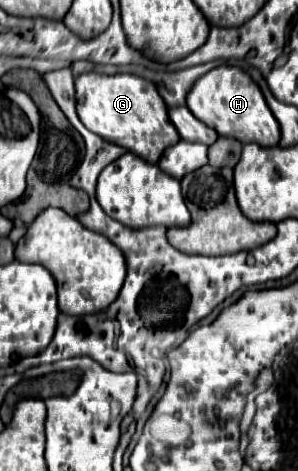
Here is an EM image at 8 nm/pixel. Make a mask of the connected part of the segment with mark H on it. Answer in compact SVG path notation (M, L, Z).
M216 67L208 75L200 77L190 89L186 105L196 119L212 127L218 135L234 137L240 143L258 143L260 147L274 147L280 141L280 125L272 111L268 111L262 91L236 67Z

